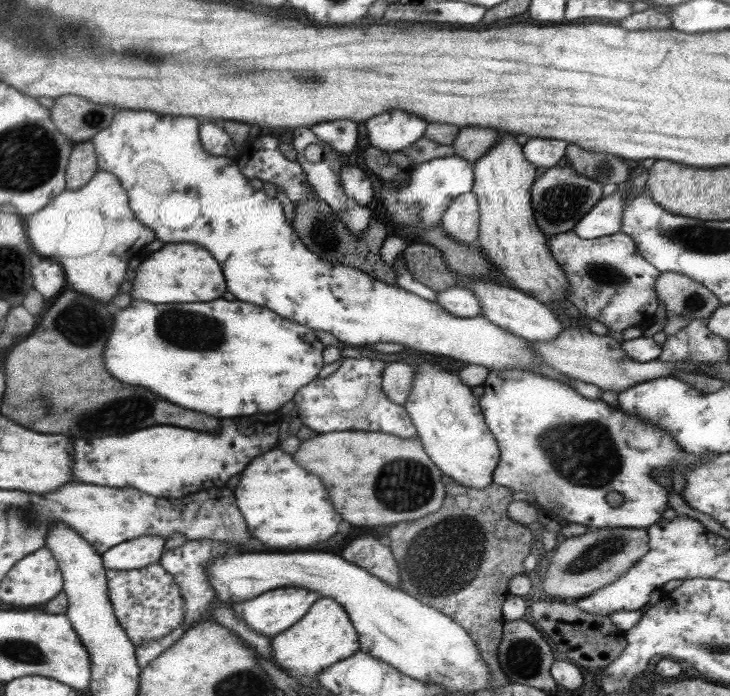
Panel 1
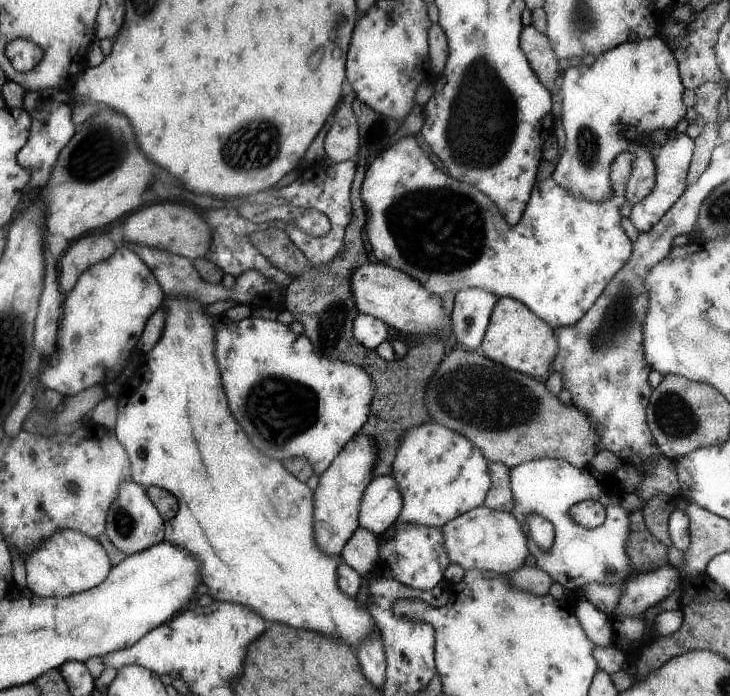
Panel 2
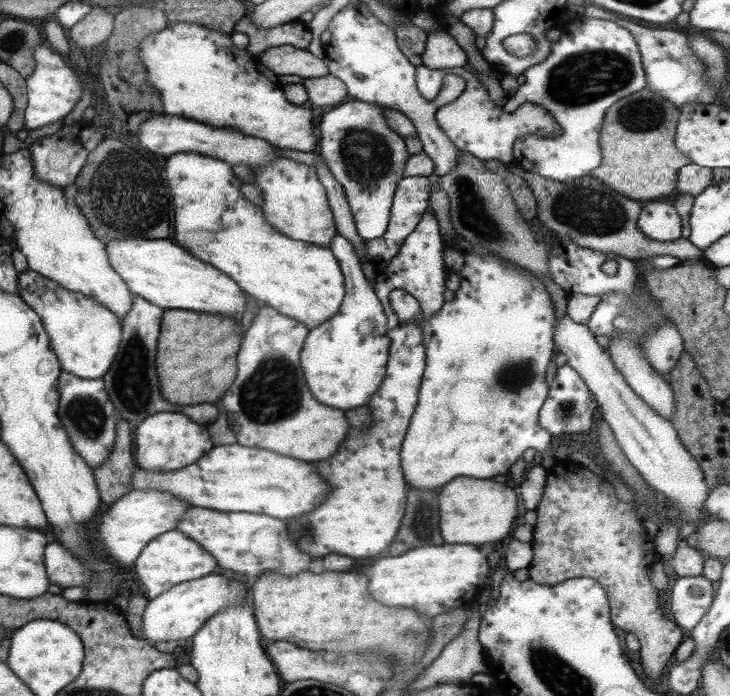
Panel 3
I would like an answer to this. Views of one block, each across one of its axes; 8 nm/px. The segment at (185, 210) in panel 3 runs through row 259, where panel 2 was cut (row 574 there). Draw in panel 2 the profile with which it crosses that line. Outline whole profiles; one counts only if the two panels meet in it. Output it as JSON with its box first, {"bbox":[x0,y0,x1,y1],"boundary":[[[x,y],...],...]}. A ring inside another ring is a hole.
{"bbox":[113,296,375,648],"boundary":[[[165,296],[165,302],[163,302],[165,310],[167,310],[167,322],[165,322],[165,332],[161,336],[161,340],[157,342],[157,346],[153,346],[149,350],[149,356],[145,356],[145,364],[137,368],[137,376],[139,382],[135,386],[135,390],[129,388],[127,396],[121,398],[119,406],[117,406],[117,422],[113,426],[113,432],[117,436],[117,440],[121,442],[125,454],[127,454],[127,462],[131,464],[131,478],[141,484],[143,488],[147,486],[157,486],[157,488],[163,488],[167,492],[171,492],[177,500],[179,500],[179,508],[177,508],[177,514],[165,522],[165,538],[163,542],[169,542],[169,544],[175,544],[183,550],[187,550],[195,562],[199,564],[199,580],[203,586],[207,586],[207,596],[213,600],[213,602],[219,602],[219,604],[241,604],[241,606],[247,606],[249,610],[253,610],[255,614],[259,614],[261,618],[265,620],[275,620],[275,622],[283,622],[283,624],[289,624],[289,626],[299,626],[299,628],[311,628],[311,630],[317,630],[317,632],[323,632],[327,636],[333,636],[333,628],[335,628],[335,638],[357,648],[359,642],[375,628],[367,608],[359,608],[355,604],[355,598],[347,598],[345,594],[341,594],[339,586],[337,586],[337,566],[339,566],[339,556],[335,558],[329,558],[325,554],[321,554],[313,542],[313,492],[305,486],[305,482],[301,482],[299,478],[295,478],[293,474],[289,474],[289,470],[283,466],[283,462],[279,460],[271,460],[269,456],[263,456],[245,436],[243,428],[235,422],[235,418],[231,416],[229,412],[229,406],[227,406],[227,400],[225,400],[225,394],[223,394],[223,388],[221,388],[221,380],[219,380],[219,372],[215,368],[215,362],[213,362],[213,330],[211,330],[211,316],[205,316],[203,308],[205,306],[199,306],[197,302],[189,302],[189,300],[167,300]]]}

